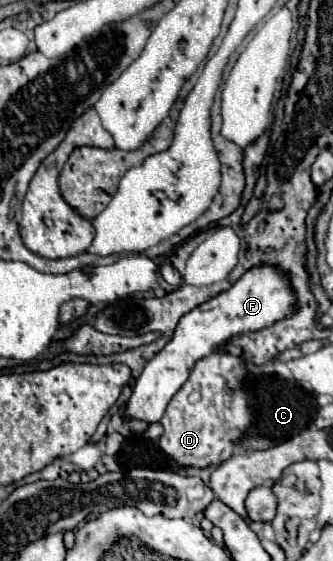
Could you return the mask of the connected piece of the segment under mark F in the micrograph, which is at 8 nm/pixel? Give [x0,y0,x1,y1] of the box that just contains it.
[123,266,293,422]

